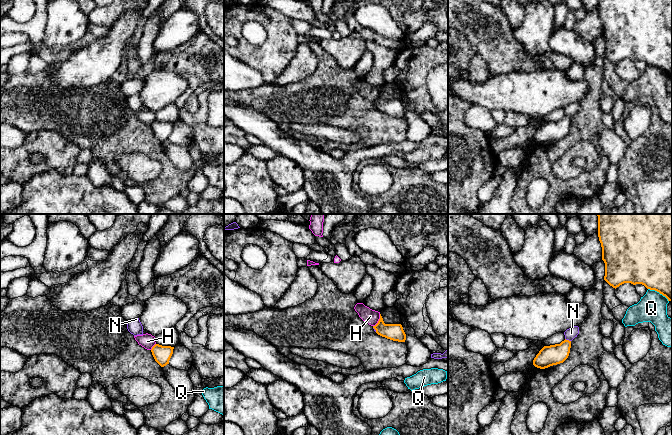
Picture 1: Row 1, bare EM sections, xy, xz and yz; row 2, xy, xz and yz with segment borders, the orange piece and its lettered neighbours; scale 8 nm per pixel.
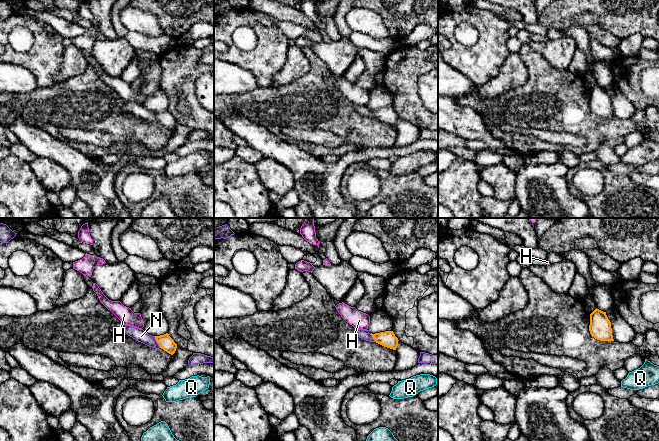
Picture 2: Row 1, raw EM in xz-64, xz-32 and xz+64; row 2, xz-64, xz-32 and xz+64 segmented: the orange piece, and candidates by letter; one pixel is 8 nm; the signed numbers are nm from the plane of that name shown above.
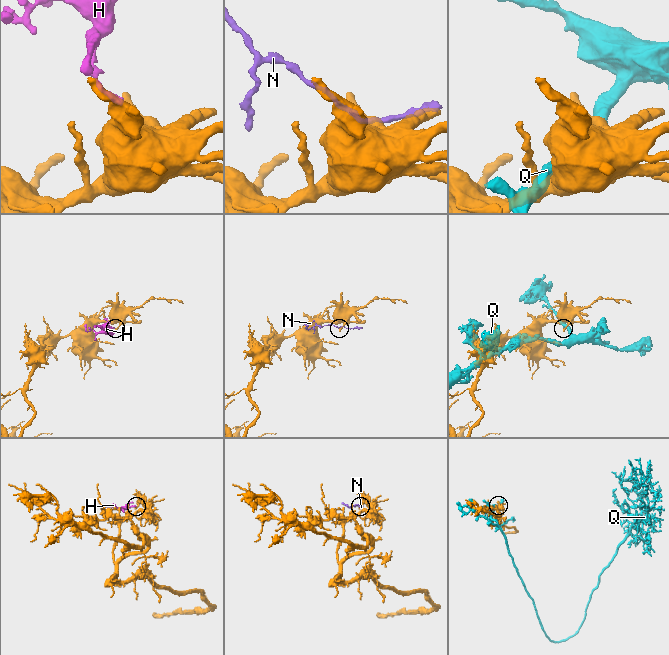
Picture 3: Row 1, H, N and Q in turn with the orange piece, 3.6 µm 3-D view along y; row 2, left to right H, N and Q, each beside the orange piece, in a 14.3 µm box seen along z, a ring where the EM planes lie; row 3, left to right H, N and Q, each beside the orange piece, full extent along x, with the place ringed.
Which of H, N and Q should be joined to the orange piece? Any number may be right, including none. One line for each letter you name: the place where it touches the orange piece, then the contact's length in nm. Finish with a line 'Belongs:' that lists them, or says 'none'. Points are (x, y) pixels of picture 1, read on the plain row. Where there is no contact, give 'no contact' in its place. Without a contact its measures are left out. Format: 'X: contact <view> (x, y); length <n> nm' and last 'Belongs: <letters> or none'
Belongs: none

